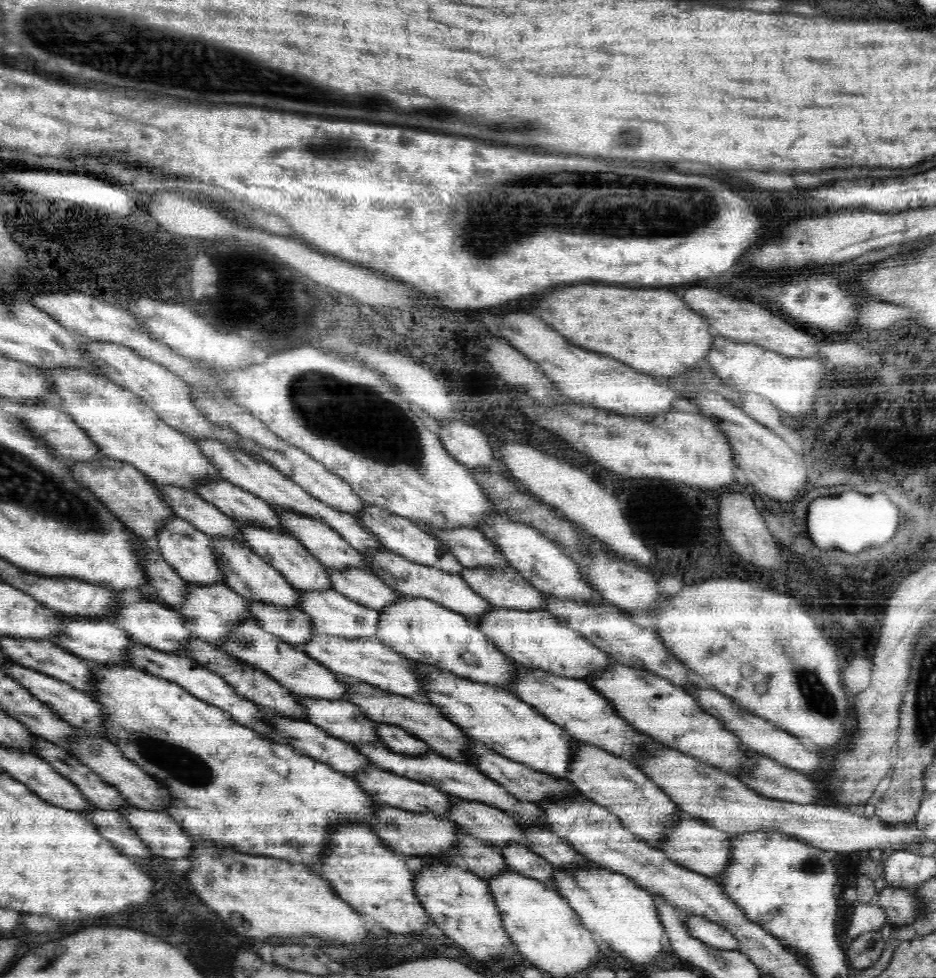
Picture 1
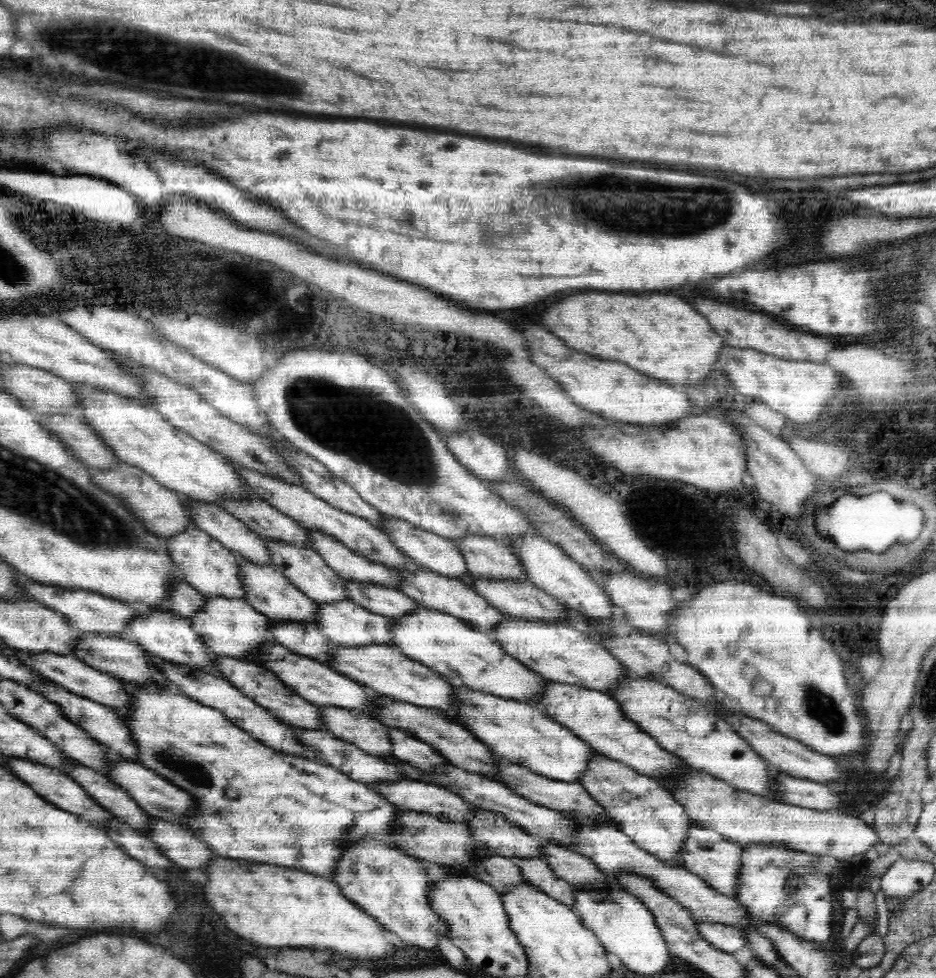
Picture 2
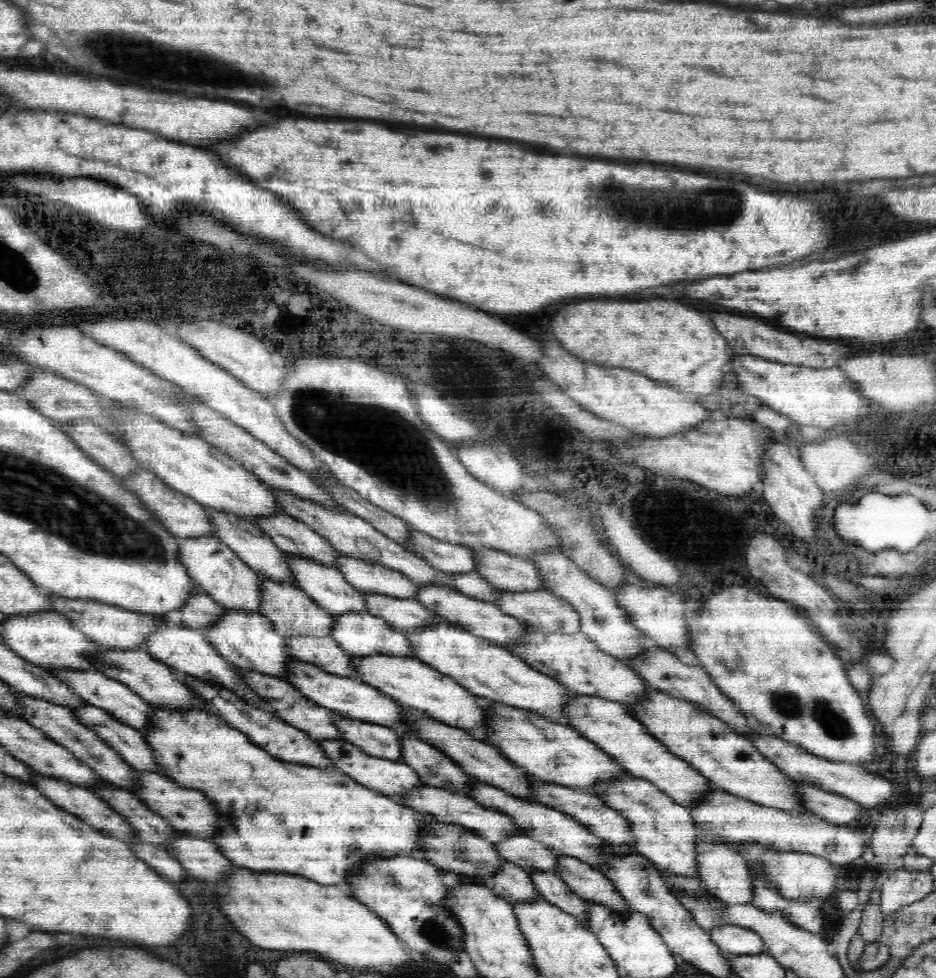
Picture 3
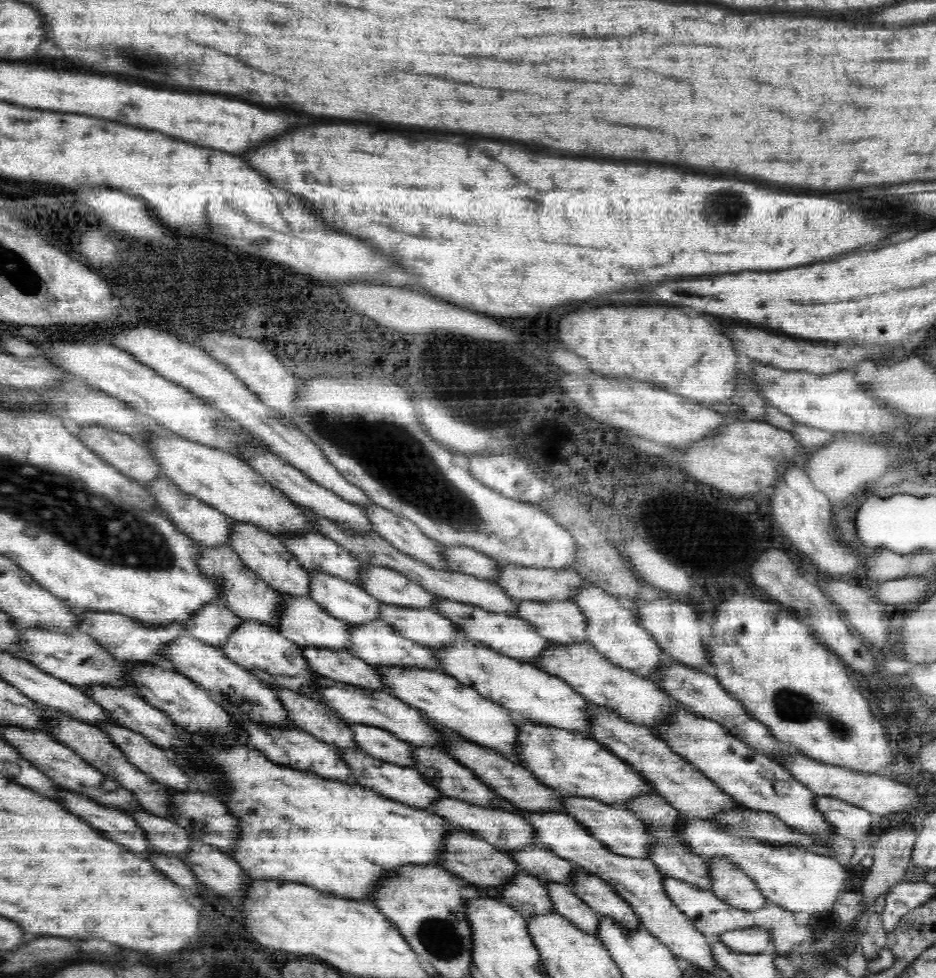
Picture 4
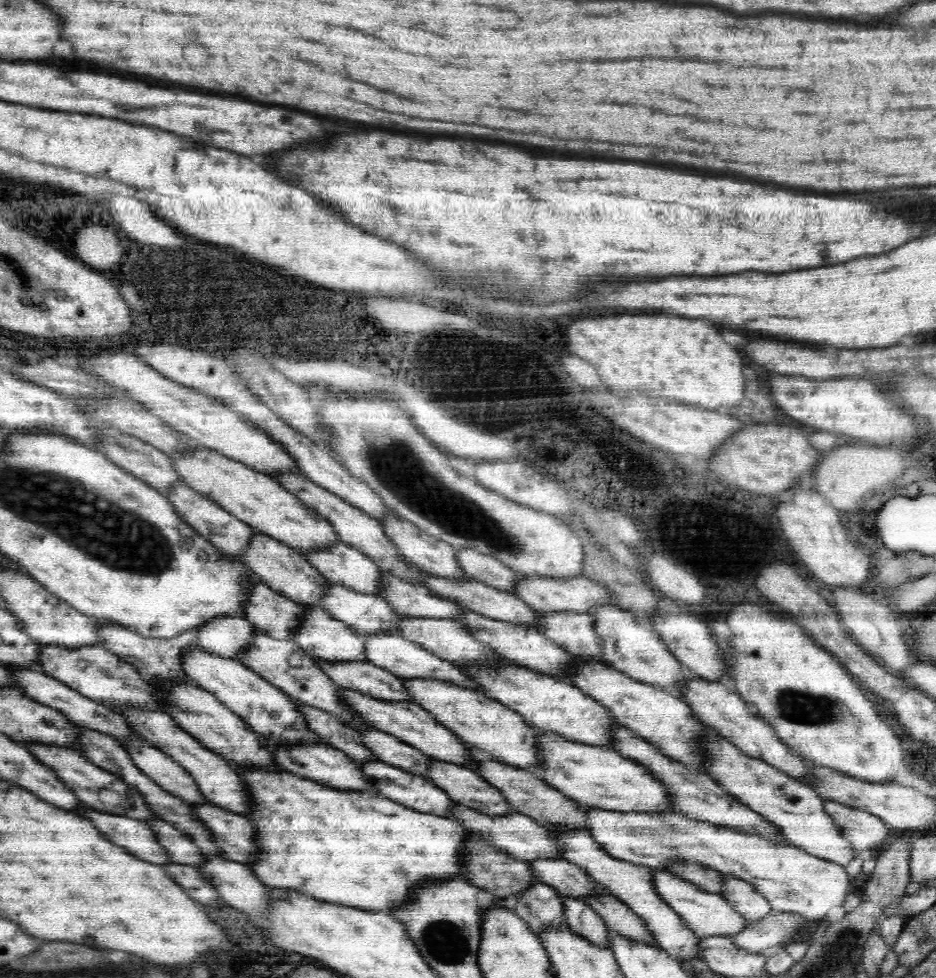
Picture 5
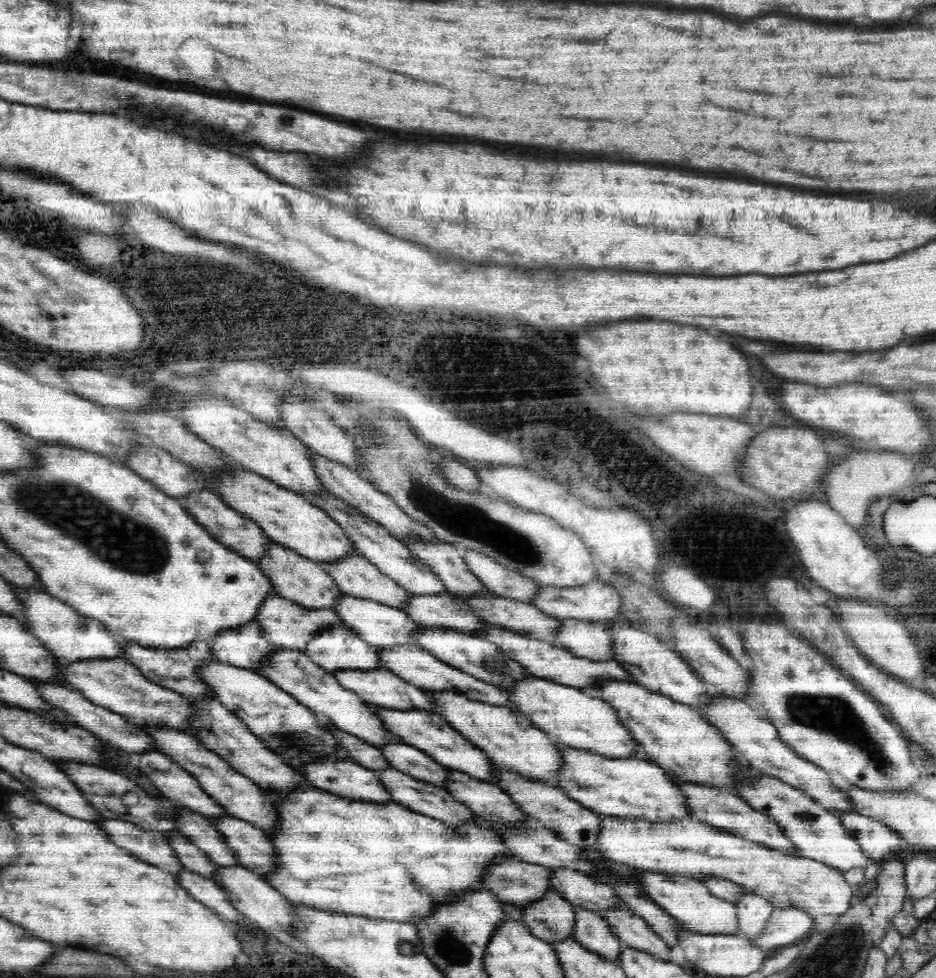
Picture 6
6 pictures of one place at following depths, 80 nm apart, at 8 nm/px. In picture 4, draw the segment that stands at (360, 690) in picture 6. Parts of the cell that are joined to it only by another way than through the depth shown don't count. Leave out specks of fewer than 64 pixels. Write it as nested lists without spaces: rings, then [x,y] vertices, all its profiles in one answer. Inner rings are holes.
[[[308,646],[302,648],[302,655],[317,674],[368,690],[382,690],[394,697],[394,691],[388,685],[384,685],[374,665],[368,664],[348,651]]]

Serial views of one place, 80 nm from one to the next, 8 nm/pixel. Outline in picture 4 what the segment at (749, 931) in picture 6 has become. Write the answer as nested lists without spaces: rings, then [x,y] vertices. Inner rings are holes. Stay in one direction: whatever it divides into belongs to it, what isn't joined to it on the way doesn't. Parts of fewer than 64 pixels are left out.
[[[725,858],[706,859],[706,864],[712,879],[710,890],[730,906],[754,912],[770,905],[754,880],[746,877],[736,864]]]

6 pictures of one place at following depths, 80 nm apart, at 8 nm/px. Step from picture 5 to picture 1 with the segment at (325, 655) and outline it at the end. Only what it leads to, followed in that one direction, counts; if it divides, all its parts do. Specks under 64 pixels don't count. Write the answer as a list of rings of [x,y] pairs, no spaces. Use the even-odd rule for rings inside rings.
[[[212,536],[212,543],[214,543],[214,553],[225,577],[225,583],[232,591],[242,596],[248,603],[262,603],[274,605],[278,609],[302,611],[299,592],[284,579],[276,568],[270,566],[270,563],[252,551],[250,546],[236,544],[225,536],[224,538]]]

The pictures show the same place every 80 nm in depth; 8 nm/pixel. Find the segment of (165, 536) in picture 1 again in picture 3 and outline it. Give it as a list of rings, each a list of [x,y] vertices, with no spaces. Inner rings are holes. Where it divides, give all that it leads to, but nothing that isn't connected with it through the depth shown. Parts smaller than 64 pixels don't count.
[[[202,536],[202,538],[179,538],[180,560],[196,586],[206,592],[215,602],[226,609],[258,612],[261,609],[263,584],[261,578],[218,537]]]

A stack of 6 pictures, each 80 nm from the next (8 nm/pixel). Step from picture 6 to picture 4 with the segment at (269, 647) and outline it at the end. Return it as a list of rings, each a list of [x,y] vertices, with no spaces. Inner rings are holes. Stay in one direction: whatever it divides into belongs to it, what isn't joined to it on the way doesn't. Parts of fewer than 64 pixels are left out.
[[[218,600],[185,621],[184,629],[190,636],[218,649],[227,644],[229,637],[240,626],[242,619],[236,616],[226,602]]]

